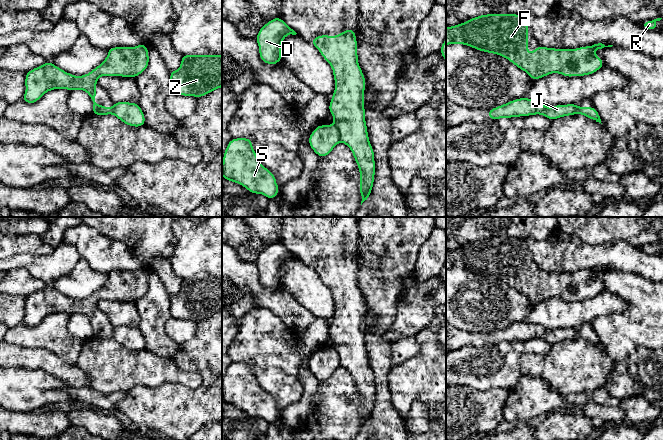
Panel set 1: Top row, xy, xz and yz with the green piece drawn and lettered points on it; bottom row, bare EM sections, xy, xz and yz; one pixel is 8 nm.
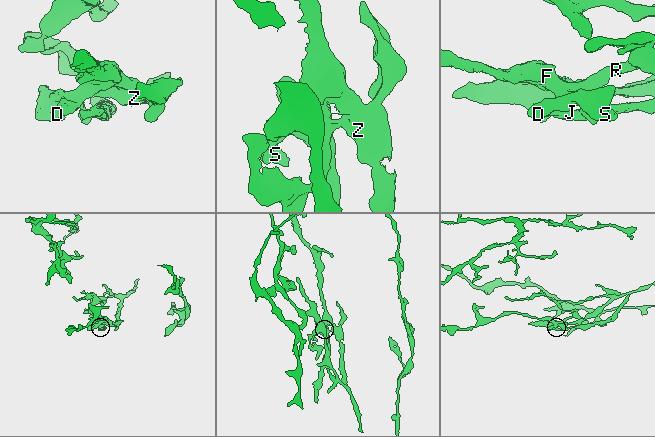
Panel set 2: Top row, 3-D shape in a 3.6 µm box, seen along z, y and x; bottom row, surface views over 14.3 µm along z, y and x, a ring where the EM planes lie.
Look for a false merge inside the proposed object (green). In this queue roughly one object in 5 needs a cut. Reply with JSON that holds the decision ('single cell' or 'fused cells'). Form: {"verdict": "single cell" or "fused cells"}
{"verdict": "fused cells"}

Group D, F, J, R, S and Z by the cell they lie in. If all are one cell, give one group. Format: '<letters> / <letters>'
D F R S Z / J

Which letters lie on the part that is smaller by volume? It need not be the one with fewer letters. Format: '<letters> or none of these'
J

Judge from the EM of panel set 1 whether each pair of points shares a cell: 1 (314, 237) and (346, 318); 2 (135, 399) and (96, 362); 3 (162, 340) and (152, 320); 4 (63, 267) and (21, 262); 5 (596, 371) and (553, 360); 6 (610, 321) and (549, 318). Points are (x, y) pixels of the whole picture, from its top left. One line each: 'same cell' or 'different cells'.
1: same cell
2: different cells
3: same cell
4: same cell
5: same cell
6: different cells

